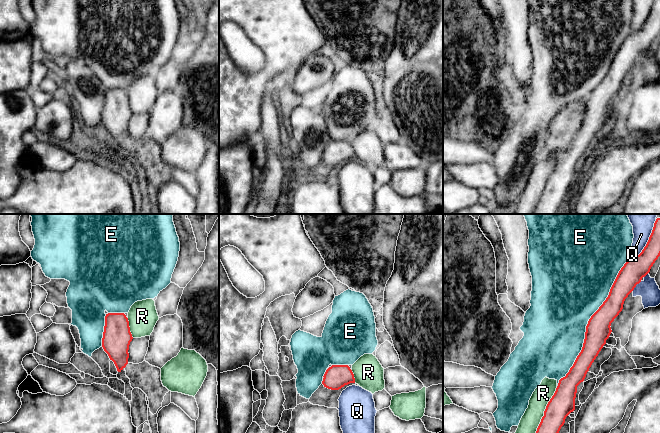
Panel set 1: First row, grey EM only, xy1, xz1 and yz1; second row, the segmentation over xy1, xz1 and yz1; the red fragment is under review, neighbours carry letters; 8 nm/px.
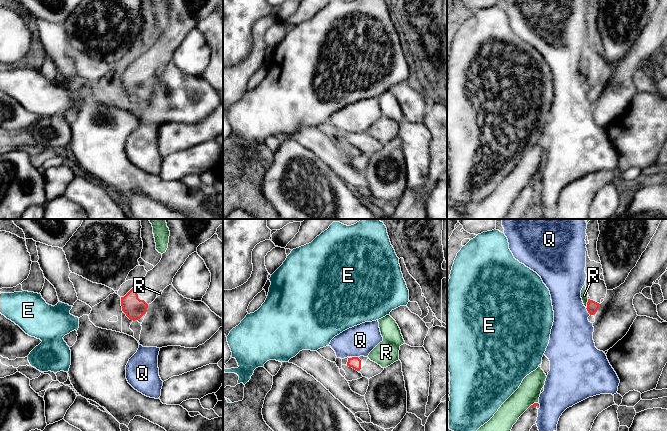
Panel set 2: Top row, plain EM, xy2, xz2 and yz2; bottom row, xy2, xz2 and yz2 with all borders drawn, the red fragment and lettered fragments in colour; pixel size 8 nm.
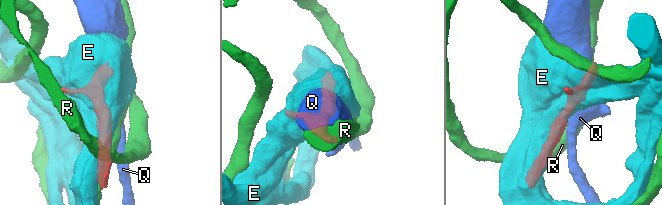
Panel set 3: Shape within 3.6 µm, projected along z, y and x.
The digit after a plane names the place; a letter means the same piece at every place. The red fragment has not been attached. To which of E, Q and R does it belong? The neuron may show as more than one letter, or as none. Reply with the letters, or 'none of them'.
none of them

